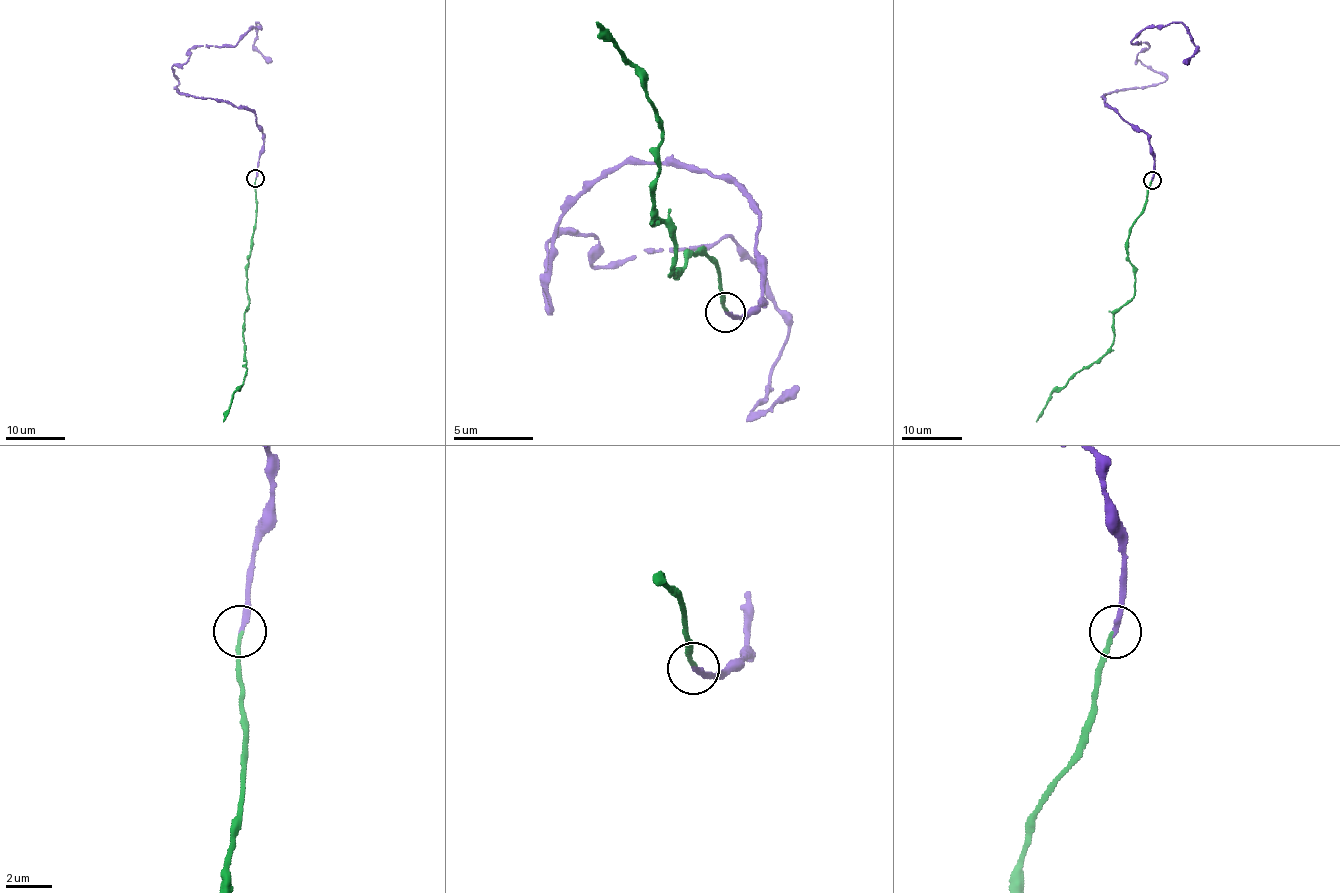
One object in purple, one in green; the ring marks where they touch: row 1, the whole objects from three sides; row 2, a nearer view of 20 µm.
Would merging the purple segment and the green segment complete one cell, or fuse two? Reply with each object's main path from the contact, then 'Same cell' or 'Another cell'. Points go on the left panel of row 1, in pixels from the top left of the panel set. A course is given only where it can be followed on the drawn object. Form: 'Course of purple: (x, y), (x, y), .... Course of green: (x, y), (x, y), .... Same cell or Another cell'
Course of purple: (255, 178), (255, 114), (178, 93), (172, 68), (191, 48), (235, 44), (256, 22), (255, 46), (271, 62). Course of green: (255, 178), (254, 227), (247, 266), (249, 301), (245, 313), (243, 341), (245, 377), (234, 391), (223, 421). Same cell

